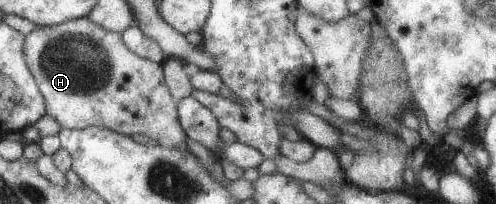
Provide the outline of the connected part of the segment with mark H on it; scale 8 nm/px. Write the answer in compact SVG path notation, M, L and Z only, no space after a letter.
M81 17L48 27L36 26L24 36L22 51L27 68L44 98L46 114L52 116L61 129L105 127L127 136L145 134L152 143L167 148L187 149L186 134L176 113L177 102L165 84L161 64L131 52L121 40L120 33L105 30L87 17Z

